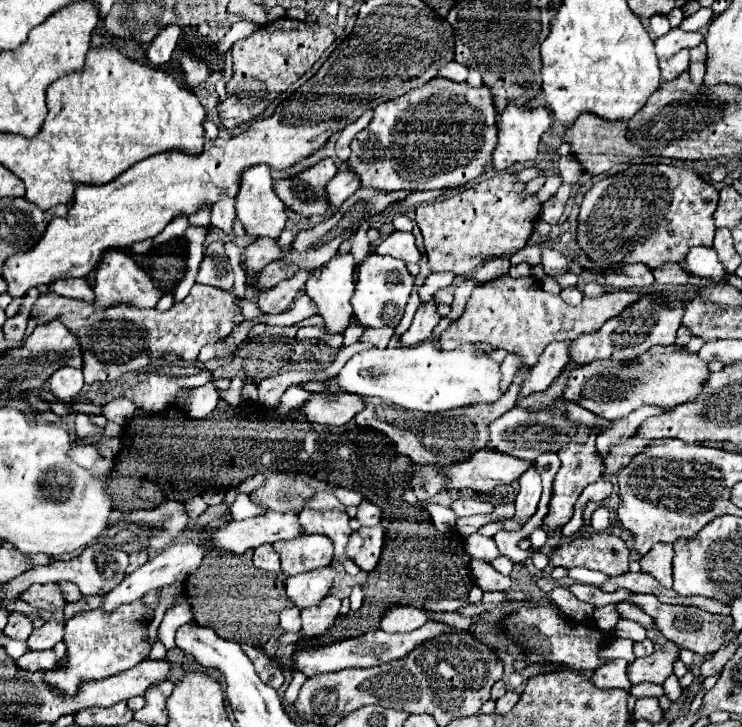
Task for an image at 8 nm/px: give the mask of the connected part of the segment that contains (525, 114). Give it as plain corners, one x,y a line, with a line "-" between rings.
508,105
504,109
504,115
500,115
500,123
498,123
498,145
492,155
494,171
506,171
508,167
520,161
534,161
538,155
540,137
546,129
550,129
550,123
552,123
552,115
544,107
518,109
516,105

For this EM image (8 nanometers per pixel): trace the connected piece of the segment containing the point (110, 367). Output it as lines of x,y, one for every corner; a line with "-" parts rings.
194,283
194,287
190,289
188,297
182,303
174,305
172,309
168,309
164,313
160,313
156,309
128,309
128,305
116,305
114,309
94,311
92,301
68,299
68,297
60,297
56,293
40,295
30,309
30,319
34,319
36,325
46,325
48,321
58,319
68,329
72,329
72,333
76,333
76,337
84,349
84,379
86,379
86,383
96,383
96,381
104,383
104,381
118,379
128,371
140,371
146,365
150,365
152,361
160,359
160,355
164,351
174,351
184,361
196,361
198,351
204,345
228,337
228,333
234,327
234,317
236,317
234,295
230,291
208,289
208,285
200,285
200,283

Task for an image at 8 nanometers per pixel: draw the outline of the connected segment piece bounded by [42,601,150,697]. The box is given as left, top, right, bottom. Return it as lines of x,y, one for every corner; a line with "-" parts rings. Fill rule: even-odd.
140,601
124,605
124,609
116,609
116,613
112,615
94,609
70,619
64,627
68,661
64,667
56,667
56,671
44,671
42,679
46,681
46,685
52,685
52,691
62,697
72,697
80,691
82,683
112,677
144,661
150,653
150,645
144,639
148,625
132,625
132,617
136,617
136,613
140,613

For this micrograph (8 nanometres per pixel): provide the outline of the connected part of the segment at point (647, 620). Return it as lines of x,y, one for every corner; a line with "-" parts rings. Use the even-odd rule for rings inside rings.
626,601
616,605
622,613
622,617
632,619
636,623
640,623
646,629
648,639
654,643
654,653
642,659
636,659
630,667
628,667
628,677
632,683
642,683
642,681
650,681
650,683
658,683
662,685
672,673
674,673
674,663
678,661
678,653
680,649
668,641
654,625
652,617
648,617
646,613
640,613
640,609
636,609
636,605
628,605

